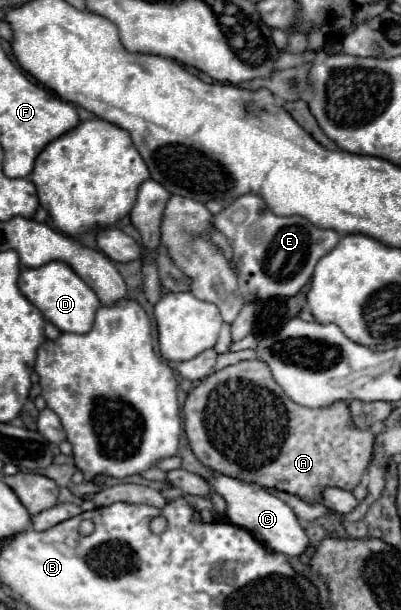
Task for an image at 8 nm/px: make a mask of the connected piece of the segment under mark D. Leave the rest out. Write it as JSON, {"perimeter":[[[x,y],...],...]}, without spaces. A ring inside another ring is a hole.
{"perimeter":[[[48,262],[40,268],[26,268],[18,280],[20,292],[42,312],[42,316],[52,322],[60,332],[86,334],[94,324],[96,310],[100,308],[100,300],[94,290],[66,264],[66,262]]]}

